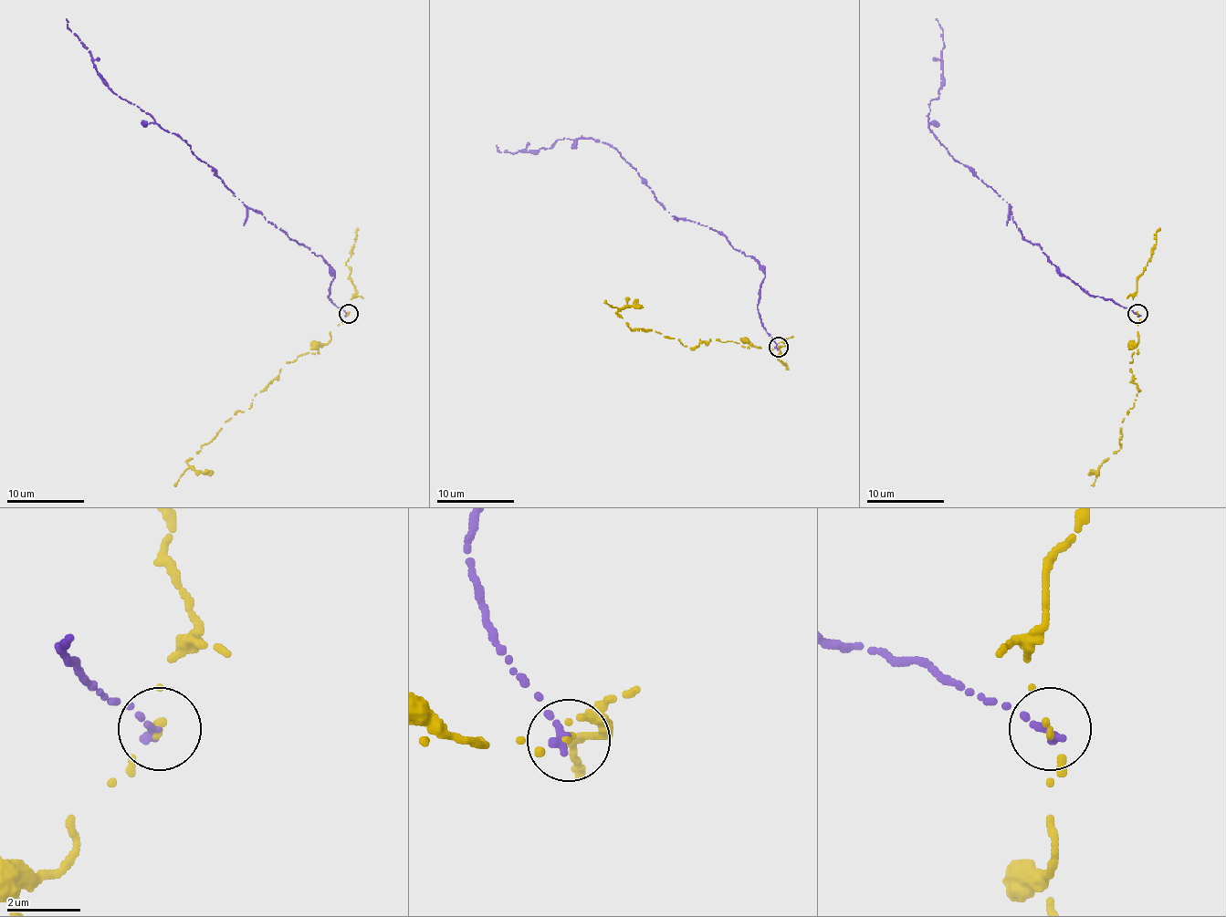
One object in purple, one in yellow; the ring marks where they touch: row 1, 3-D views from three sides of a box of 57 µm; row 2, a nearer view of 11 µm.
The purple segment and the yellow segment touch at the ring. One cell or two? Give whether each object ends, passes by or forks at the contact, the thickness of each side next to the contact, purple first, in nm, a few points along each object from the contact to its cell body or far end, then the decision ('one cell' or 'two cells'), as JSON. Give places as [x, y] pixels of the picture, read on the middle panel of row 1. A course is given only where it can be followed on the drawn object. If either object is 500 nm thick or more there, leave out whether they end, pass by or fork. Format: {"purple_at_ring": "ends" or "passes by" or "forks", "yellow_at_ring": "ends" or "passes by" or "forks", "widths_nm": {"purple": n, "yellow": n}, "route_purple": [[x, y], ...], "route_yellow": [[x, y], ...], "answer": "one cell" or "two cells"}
{"purple_at_ring": "ends", "yellow_at_ring": "ends", "widths_nm": {"purple": 260, "yellow": 150}, "route_purple": [[779, 345], [759, 318], [765, 270], [717, 231], [676, 219], [614, 148], [591, 138], [515, 153], [496, 146]], "route_yellow": [[779, 348], [717, 339], [682, 345], [656, 332], [632, 329], [618, 308], [604, 303]], "answer": "two cells"}

